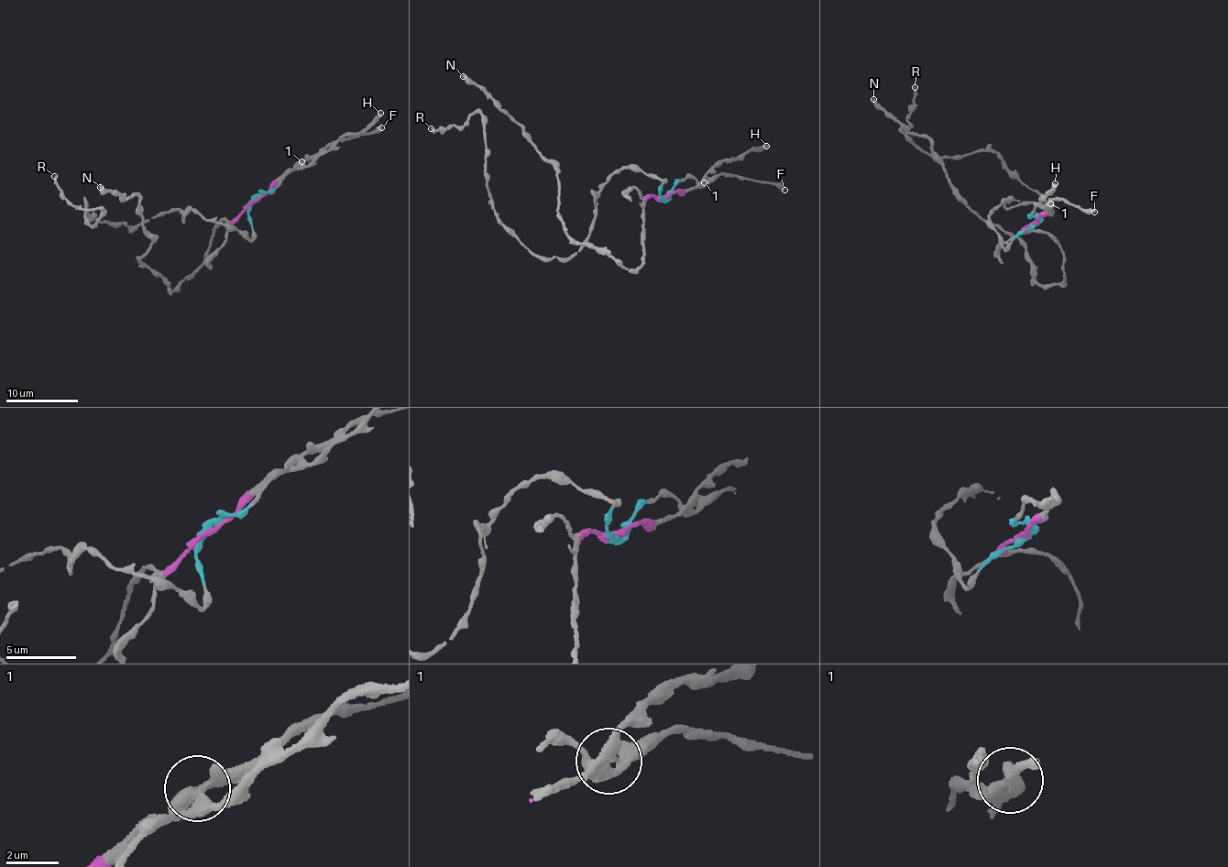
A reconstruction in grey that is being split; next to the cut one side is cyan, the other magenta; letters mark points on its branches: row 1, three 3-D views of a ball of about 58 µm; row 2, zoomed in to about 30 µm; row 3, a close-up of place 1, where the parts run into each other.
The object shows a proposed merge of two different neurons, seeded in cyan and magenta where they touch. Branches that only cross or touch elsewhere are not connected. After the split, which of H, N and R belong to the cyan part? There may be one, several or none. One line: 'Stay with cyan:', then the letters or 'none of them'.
Stay with cyan: R

